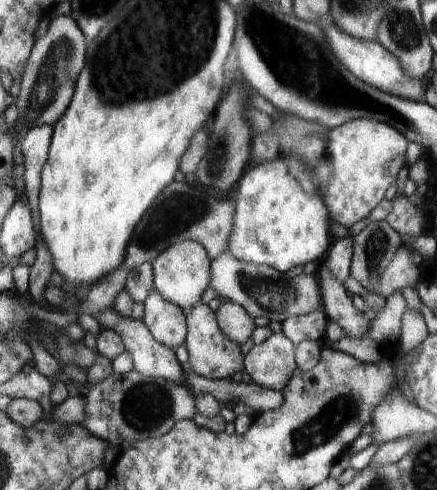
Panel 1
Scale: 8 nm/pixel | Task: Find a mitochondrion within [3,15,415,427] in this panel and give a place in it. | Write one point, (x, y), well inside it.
(52, 73)

